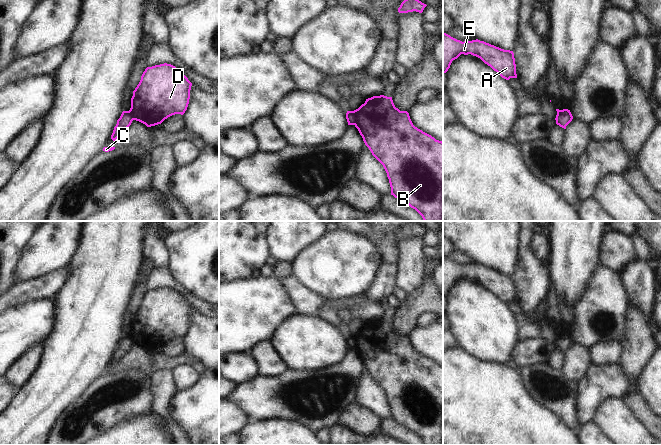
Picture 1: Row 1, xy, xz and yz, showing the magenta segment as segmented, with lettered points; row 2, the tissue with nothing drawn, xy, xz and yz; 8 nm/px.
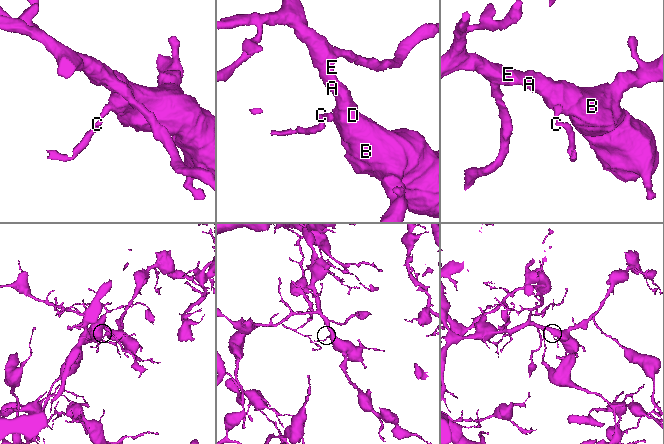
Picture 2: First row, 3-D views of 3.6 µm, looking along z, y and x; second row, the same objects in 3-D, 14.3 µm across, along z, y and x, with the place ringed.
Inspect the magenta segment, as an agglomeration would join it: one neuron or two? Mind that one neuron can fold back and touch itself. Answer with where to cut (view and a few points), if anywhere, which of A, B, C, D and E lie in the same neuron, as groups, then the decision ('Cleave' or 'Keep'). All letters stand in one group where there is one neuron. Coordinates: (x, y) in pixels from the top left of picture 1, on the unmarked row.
Split along xz (352, 335), (354, 348). Groups: A B D E / C. Cleave

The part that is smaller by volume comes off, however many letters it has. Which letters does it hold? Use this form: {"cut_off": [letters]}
{"cut_off": ["C"]}

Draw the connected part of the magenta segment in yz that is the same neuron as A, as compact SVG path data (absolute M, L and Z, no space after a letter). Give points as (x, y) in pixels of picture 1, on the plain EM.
M443 257L443 297L448 295L452 285L461 278L471 278L480 282L506 304L517 302L513 275L501 273L478 263L462 266Z

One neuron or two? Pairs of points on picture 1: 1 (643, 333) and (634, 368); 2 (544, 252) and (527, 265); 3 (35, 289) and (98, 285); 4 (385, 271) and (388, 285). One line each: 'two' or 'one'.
1: one
2: two
3: two
4: one

